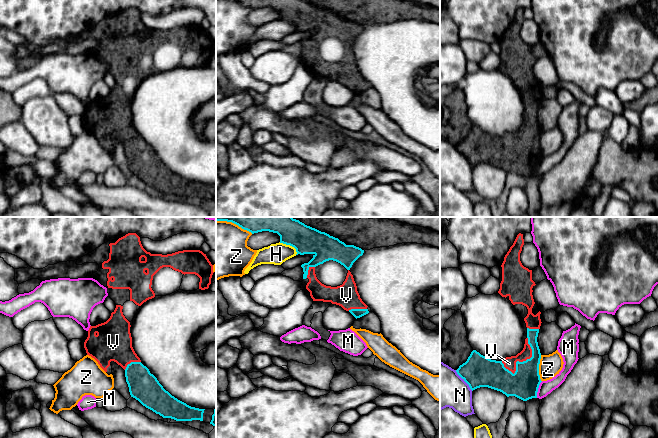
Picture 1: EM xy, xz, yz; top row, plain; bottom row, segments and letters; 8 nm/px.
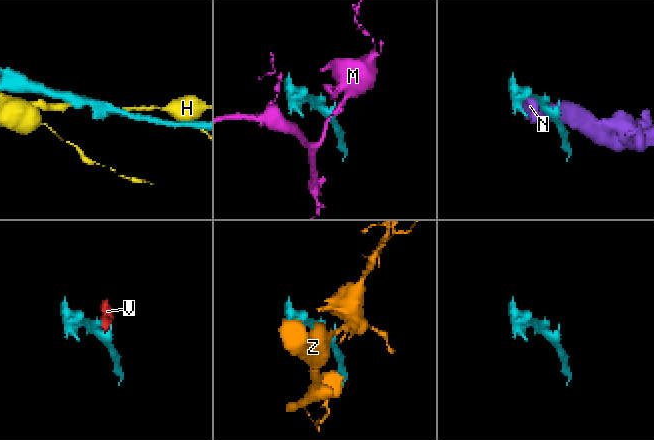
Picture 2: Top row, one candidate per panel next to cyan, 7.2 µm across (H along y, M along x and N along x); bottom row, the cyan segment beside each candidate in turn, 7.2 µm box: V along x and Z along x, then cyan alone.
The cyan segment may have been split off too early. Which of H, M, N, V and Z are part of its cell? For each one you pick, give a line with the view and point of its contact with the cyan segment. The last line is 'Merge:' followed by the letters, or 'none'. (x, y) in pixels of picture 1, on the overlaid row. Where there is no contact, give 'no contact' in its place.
V: contact yz (527, 359)
Merge: V

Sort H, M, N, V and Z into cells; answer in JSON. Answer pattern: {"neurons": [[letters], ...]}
{"neurons": [["H"], ["M"], ["N"], ["V"], ["Z"]]}

